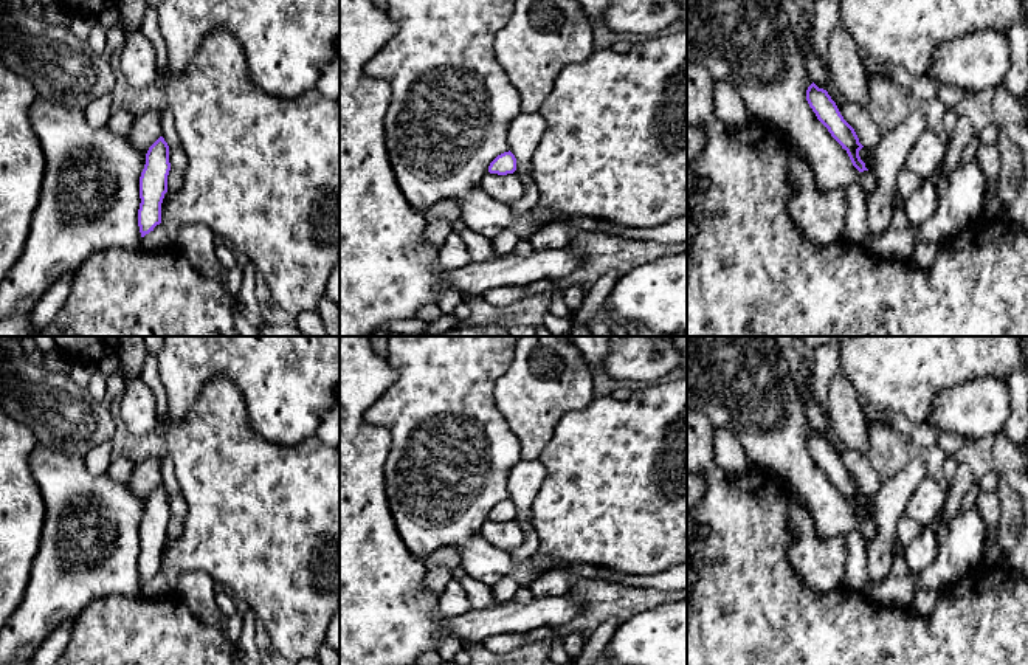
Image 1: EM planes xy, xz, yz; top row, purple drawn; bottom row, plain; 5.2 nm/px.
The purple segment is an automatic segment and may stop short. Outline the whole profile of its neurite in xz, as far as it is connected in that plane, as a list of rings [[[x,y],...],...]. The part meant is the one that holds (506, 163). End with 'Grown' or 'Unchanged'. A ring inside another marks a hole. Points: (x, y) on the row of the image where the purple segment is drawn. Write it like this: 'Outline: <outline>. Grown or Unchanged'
Outline: [[[510,150],[498,155],[488,166],[488,172],[498,175],[513,174],[515,171],[516,158]]]. Unchanged

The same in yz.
Outline: [[[814,82],[806,90],[806,101],[817,119],[828,129],[831,136],[847,150],[853,166],[859,171],[868,171],[865,163],[859,157],[859,150],[864,147],[854,129],[843,119],[836,102],[831,99],[826,90],[819,88]]]. Unchanged

